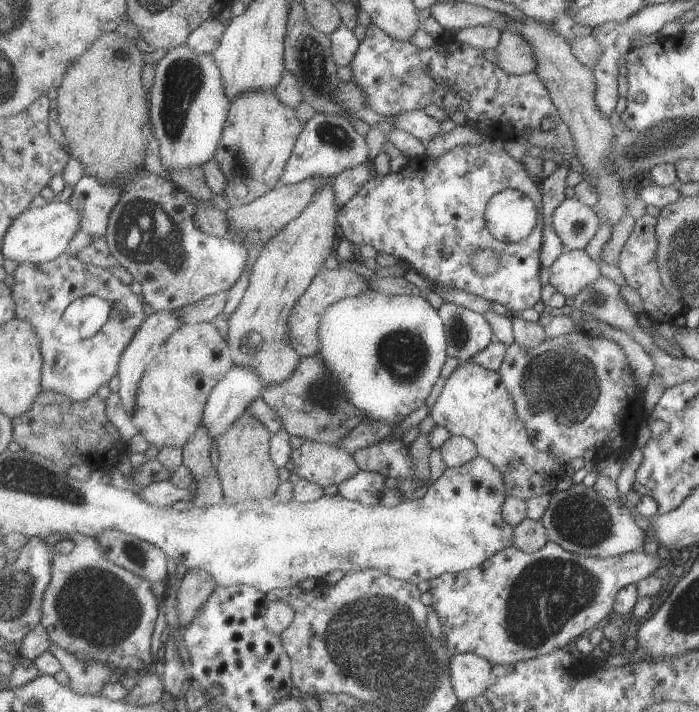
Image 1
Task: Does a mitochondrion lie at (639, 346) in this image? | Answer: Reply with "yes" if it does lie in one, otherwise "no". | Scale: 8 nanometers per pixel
no

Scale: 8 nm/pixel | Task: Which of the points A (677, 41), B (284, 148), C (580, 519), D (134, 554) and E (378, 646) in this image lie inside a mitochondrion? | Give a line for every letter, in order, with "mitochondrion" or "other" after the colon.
A: other
B: other
C: mitochondrion
D: mitochondrion
E: mitochondrion

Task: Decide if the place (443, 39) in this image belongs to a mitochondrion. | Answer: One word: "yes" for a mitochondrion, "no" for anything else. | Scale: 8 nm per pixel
no

